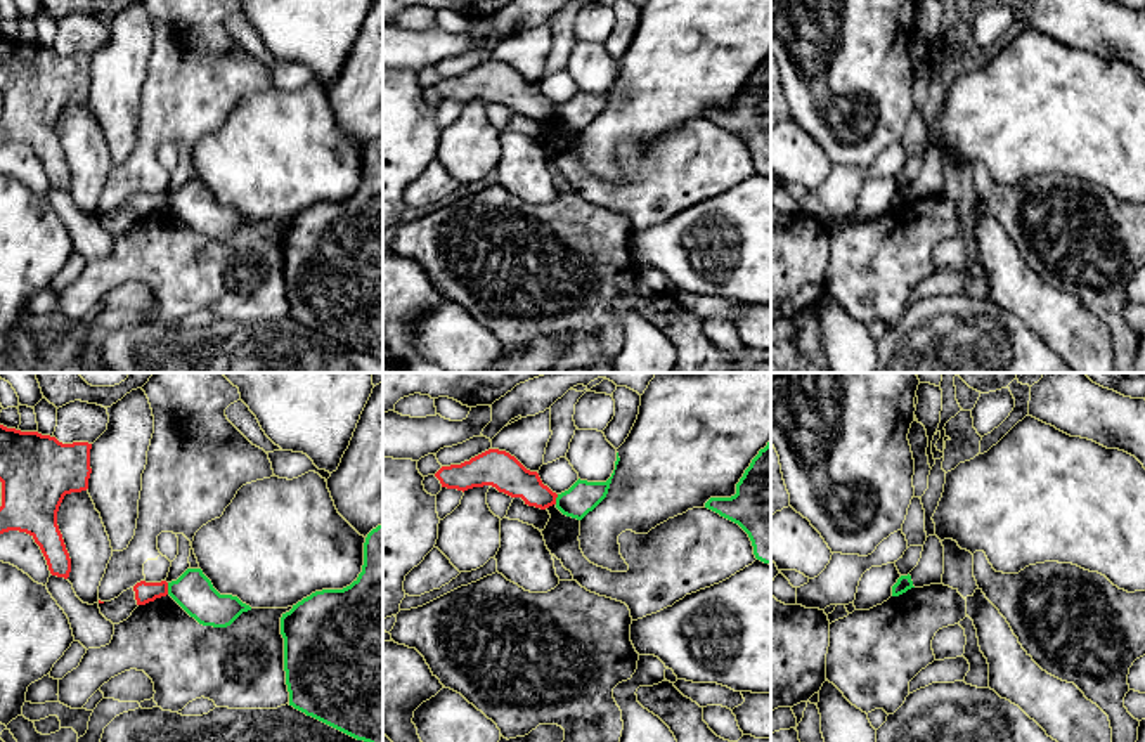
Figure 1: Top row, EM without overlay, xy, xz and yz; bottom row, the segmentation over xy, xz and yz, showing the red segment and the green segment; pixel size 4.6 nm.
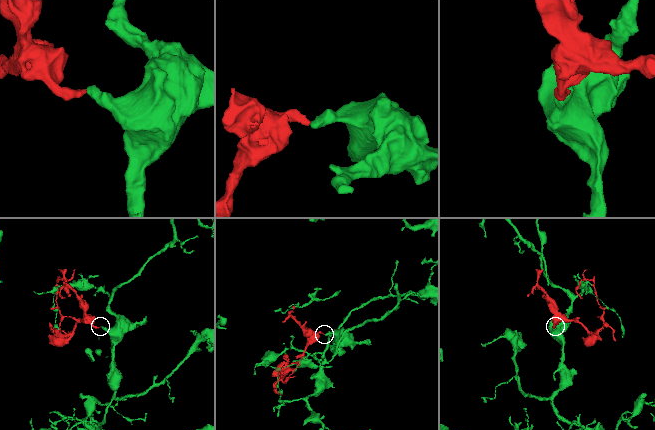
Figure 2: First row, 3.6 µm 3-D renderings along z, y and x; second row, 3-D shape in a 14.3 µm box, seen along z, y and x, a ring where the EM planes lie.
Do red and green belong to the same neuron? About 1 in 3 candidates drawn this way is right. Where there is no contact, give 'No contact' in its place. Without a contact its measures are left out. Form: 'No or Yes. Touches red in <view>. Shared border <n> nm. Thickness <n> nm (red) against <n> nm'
No. Touches red in xy. Shared border 60 nm. Thickness 100 nm (red) against 180 nm

